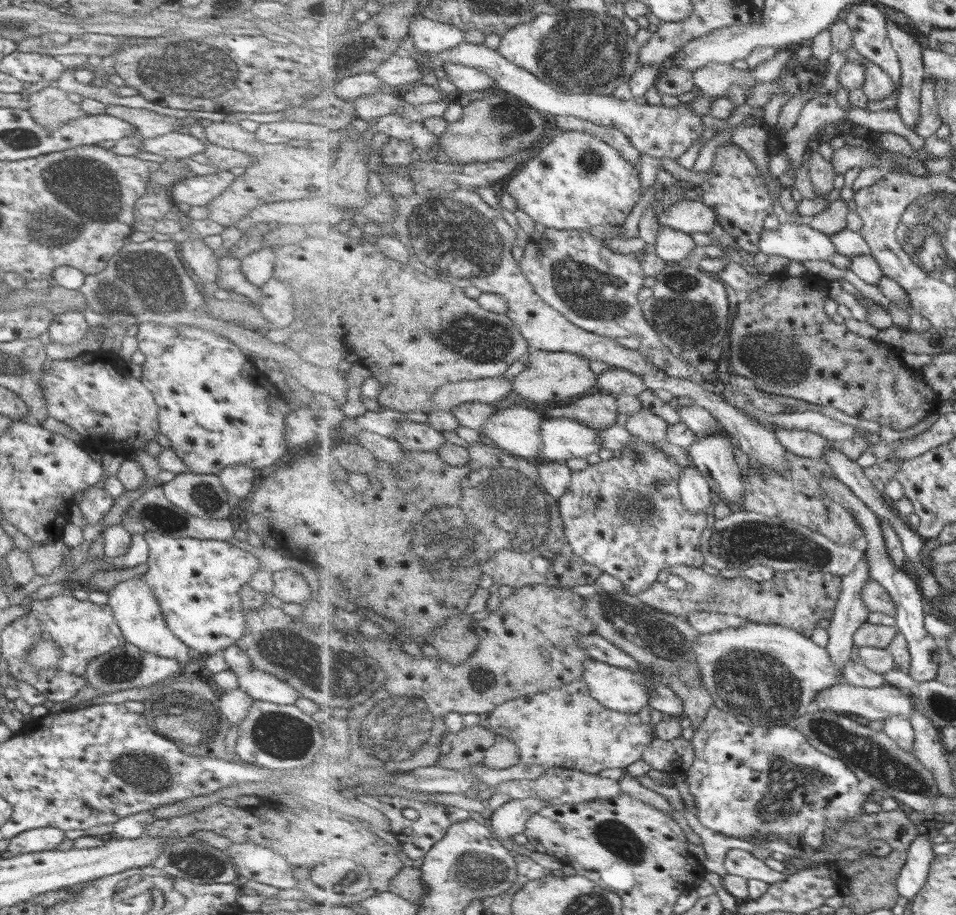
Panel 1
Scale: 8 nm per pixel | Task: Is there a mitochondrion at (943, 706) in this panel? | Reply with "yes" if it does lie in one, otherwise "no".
yes

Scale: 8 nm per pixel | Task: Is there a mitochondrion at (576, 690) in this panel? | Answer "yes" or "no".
no

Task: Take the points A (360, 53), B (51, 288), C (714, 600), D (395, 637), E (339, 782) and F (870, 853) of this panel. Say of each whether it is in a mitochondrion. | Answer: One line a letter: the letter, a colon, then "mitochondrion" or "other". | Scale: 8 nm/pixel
A: mitochondrion
B: other
C: mitochondrion
D: other
E: other
F: other

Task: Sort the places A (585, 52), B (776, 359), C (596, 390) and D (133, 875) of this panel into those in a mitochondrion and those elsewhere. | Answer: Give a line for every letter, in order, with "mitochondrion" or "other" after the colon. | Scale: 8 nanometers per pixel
A: mitochondrion
B: mitochondrion
C: other
D: mitochondrion

